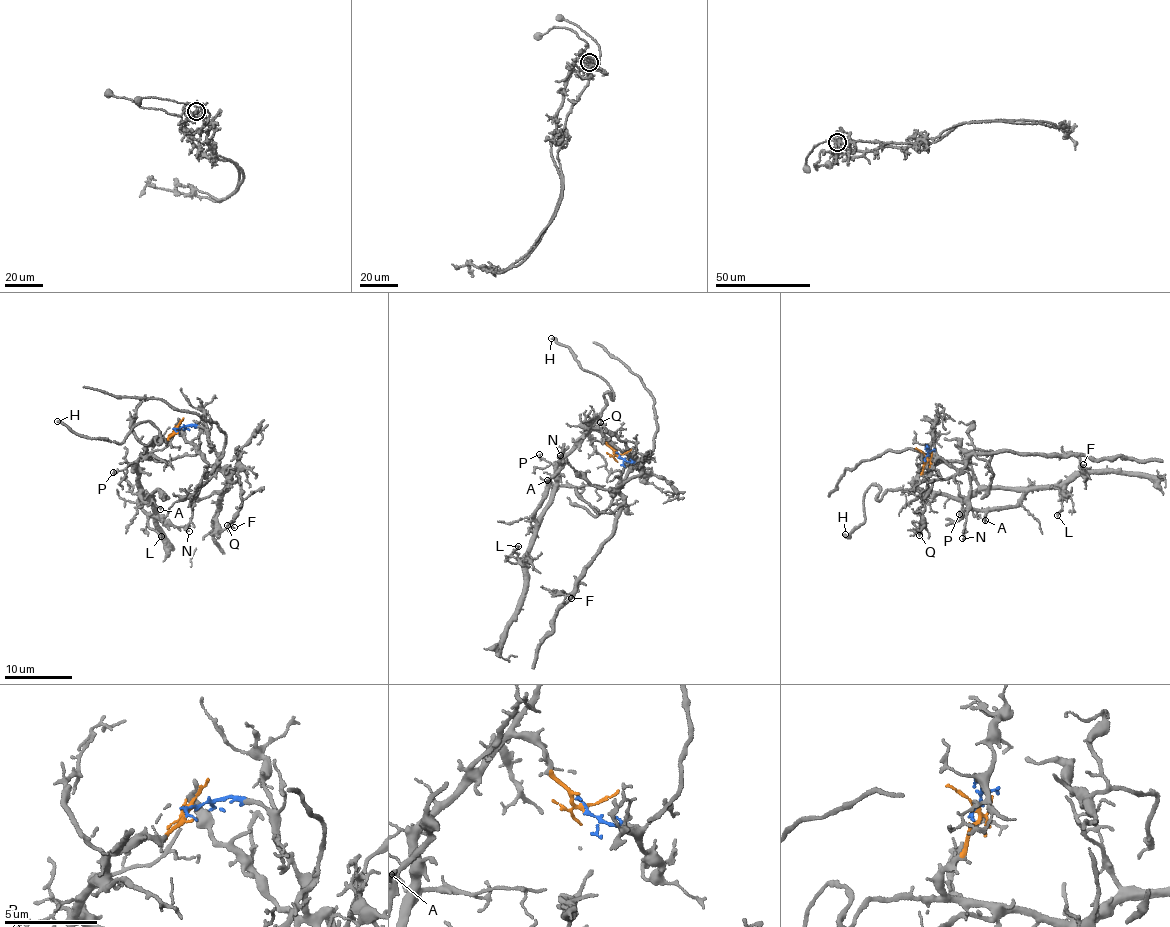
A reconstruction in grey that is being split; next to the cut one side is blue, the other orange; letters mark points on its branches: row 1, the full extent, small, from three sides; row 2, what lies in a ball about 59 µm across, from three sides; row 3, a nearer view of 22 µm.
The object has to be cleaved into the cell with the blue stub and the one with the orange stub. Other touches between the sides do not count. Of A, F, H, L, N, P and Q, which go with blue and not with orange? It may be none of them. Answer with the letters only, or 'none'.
F, N, Q

